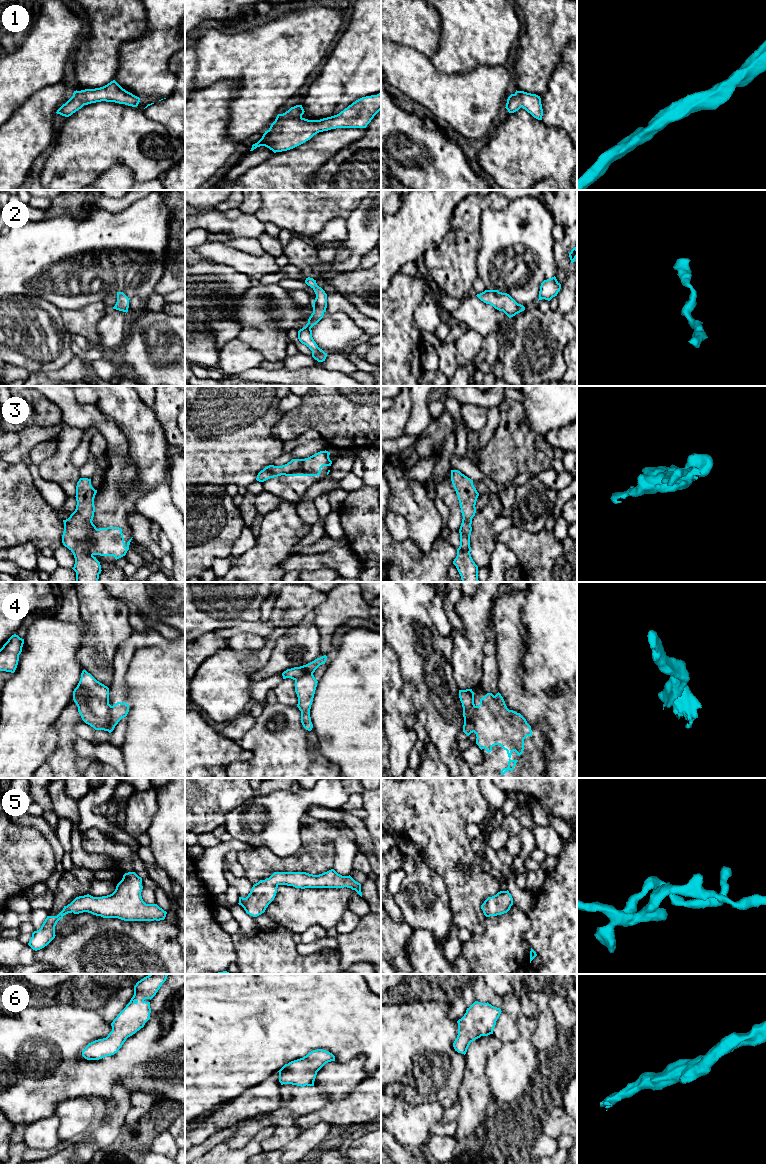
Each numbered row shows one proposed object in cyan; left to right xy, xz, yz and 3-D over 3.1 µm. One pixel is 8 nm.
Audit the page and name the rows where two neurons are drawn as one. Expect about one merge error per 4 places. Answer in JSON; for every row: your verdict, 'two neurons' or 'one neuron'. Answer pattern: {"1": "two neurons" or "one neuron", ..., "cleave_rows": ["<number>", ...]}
{"1": "one neuron", "2": "one neuron", "3": "two neurons", "4": "two neurons", "5": "one neuron", "6": "one neuron", "cleave_rows": ["3", "4"]}

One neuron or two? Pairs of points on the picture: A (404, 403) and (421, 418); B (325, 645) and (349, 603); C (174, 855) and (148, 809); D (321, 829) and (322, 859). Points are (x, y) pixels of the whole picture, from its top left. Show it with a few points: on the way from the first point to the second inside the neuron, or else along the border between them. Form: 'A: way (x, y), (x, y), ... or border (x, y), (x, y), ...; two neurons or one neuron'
A: border (412, 396), (412, 415), (404, 432); two neurons
B: way (327, 635), (327, 625), (339, 613); one neuron
C: border (156, 793), (157, 811), (147, 831); two neurons
D: way (321, 836), (321, 852); one neuron

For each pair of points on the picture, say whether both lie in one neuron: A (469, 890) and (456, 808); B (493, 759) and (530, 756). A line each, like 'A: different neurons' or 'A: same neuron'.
A: same neuron
B: same neuron

